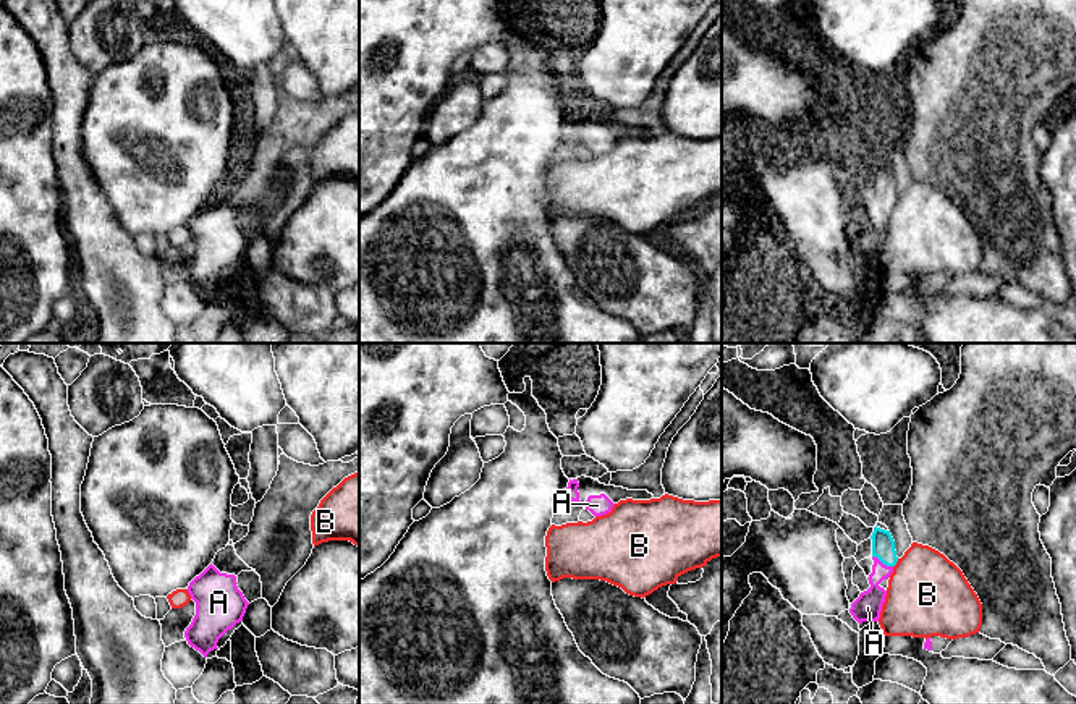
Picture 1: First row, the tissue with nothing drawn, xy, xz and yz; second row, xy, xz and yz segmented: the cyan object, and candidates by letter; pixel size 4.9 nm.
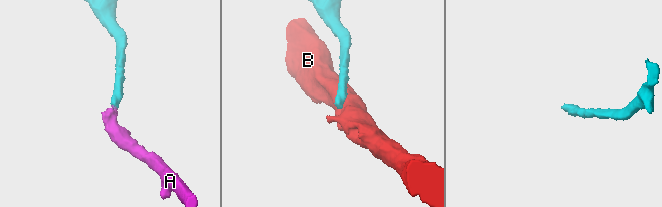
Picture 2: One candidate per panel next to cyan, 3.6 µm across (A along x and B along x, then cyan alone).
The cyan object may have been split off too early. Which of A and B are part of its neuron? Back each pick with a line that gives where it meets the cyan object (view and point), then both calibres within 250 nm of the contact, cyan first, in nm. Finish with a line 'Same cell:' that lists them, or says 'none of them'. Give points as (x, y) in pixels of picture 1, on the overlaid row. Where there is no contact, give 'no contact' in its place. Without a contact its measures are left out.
A: contact yz (882, 562); calibres 110 and 140 nm
Same cell: A

